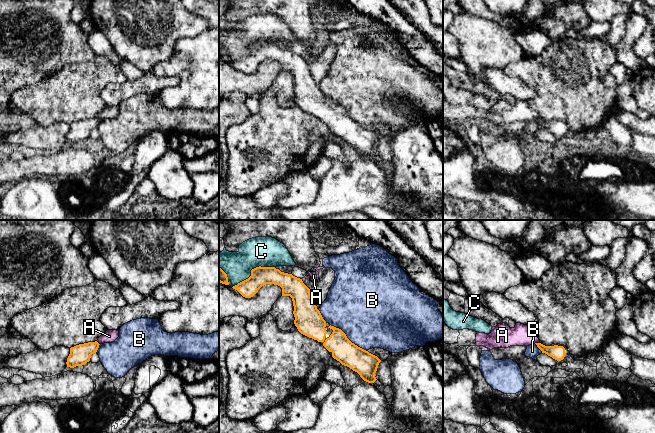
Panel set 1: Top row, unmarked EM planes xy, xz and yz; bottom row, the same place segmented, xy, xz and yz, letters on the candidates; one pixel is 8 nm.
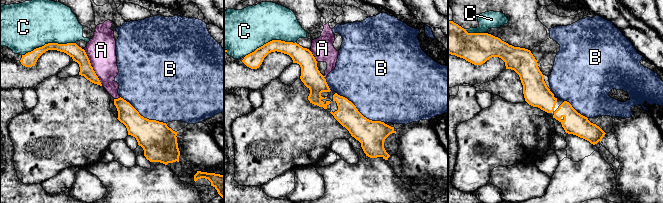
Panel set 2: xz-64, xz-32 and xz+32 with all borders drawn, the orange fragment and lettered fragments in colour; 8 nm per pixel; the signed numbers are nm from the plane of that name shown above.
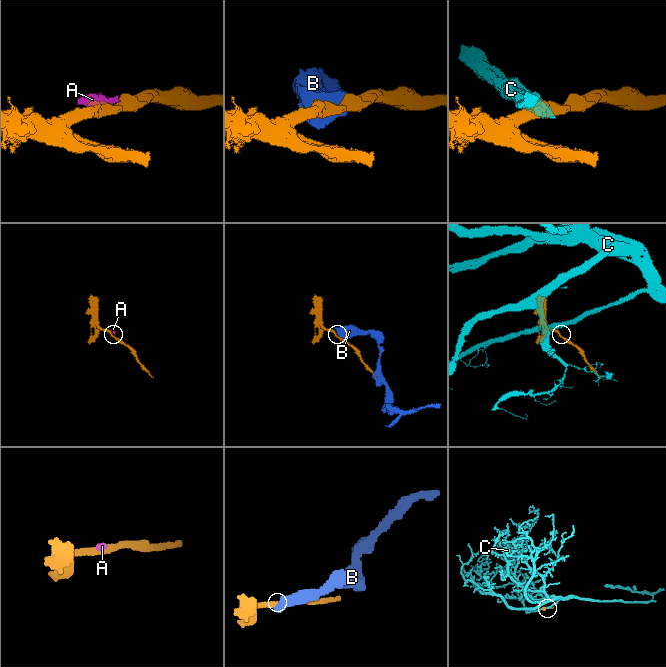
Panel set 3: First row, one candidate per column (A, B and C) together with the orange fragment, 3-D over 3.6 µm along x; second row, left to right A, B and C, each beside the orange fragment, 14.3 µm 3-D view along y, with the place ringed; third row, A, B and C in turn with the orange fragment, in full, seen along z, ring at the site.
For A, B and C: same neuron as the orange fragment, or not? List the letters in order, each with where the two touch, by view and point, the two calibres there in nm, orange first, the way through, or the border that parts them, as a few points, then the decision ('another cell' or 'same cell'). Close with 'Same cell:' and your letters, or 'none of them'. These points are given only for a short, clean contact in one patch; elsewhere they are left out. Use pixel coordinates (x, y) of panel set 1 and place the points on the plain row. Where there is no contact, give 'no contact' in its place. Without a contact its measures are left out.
A: meets orange in yz at (536, 119); 110 nm thick on the orange side, 170 nm on the other; border along yz (539, 118), (534, 119); another cell
B: meets orange in xz at (346, 113); 190 nm thick on the orange side, 480 nm on the other; border along xz (330, 100), (338, 103), (352, 118), (365, 126); another cell
C: meets orange in xz at (251, 46); 150 nm thick on the orange side, 240 nm on the other; another cell
Same cell: none of them

